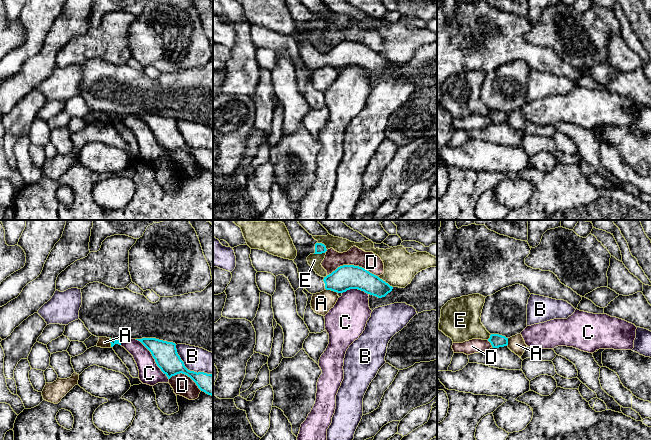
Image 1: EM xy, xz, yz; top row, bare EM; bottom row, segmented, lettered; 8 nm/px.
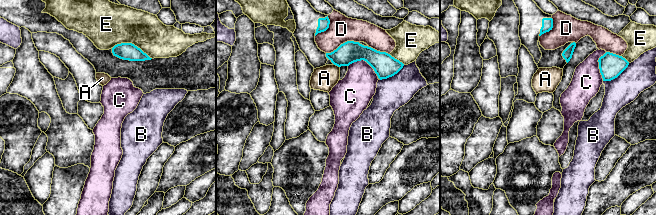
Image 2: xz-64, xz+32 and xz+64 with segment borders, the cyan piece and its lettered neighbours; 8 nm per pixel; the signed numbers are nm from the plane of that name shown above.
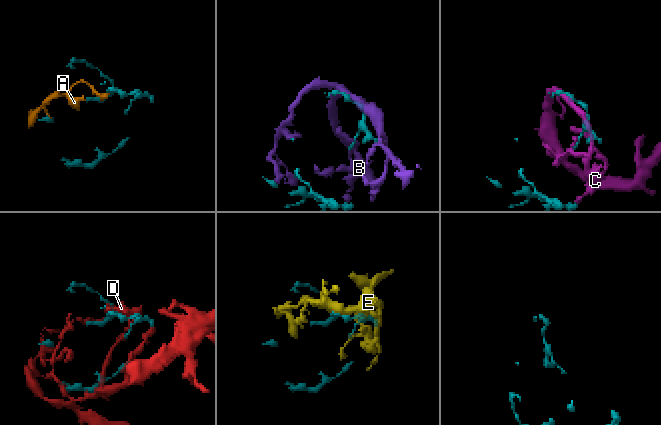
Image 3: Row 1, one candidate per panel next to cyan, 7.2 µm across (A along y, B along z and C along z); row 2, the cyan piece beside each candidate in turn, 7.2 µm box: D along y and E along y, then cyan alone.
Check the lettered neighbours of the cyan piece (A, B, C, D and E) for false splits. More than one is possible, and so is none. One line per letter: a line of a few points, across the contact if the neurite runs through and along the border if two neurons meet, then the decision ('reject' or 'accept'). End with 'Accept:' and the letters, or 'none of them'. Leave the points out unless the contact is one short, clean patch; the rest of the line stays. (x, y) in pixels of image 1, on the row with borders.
A: line xz (326, 289), (337, 293); reject
B: reject
C: reject
D: reject
E: reject
Accept: none of them

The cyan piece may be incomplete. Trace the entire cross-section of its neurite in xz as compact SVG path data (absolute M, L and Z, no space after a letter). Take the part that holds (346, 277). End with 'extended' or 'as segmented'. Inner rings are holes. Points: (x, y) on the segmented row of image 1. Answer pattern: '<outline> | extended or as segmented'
M250 220L251 222L279 221L285 224L297 256L293 260L297 265L299 278L304 288L311 294L331 290L343 293L350 289L358 289L378 298L385 297L393 289L388 283L366 269L343 265L326 277L319 276L308 264L310 254L322 254L327 251L326 246L313 238L297 220Z | extended

